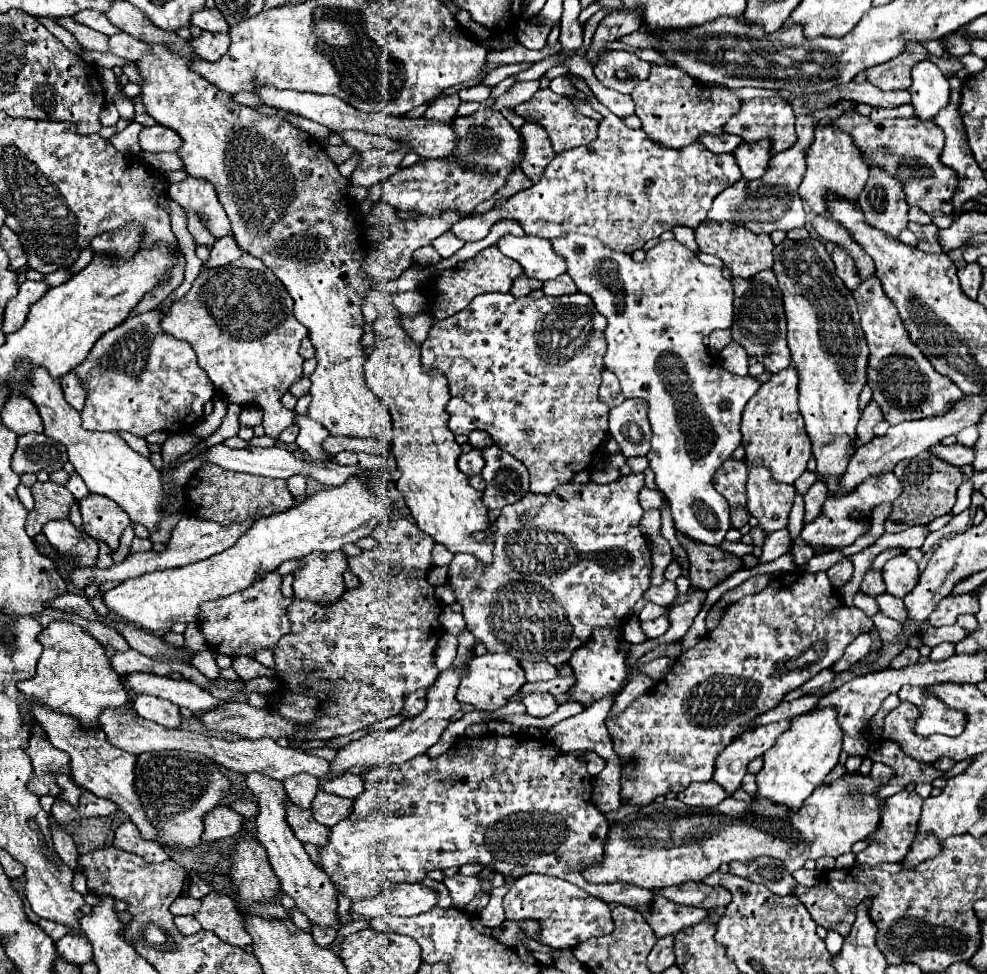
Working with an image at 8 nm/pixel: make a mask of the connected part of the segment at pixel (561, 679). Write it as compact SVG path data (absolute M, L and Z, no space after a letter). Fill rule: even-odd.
M556 676L556 678L546 680L546 682L524 684L524 686L520 688L520 692L518 692L512 700L520 700L522 696L534 694L534 692L548 692L548 694L552 694L552 696L558 696L558 694L568 692L568 688L572 688L572 676Z

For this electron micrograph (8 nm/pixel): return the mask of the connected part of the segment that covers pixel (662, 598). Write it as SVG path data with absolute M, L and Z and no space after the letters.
M666 580L660 586L650 586L650 590L642 598L648 602L656 602L660 606L668 606L676 598L676 584Z

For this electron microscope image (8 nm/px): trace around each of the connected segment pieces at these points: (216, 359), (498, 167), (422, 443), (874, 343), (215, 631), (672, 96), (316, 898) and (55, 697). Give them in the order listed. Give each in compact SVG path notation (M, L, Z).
M244 254L228 266L228 272L200 272L190 292L182 300L172 302L168 316L162 320L164 332L192 344L198 354L198 366L216 384L218 392L228 394L228 400L234 404L262 406L262 426L266 436L272 436L274 440L278 440L280 432L294 422L294 412L286 410L280 398L298 378L302 378L304 358L298 350L302 340L308 336L308 328L294 318L292 308L294 304L290 294L272 270L266 268L262 260Z
M480 108L476 114L466 118L454 118L454 128L458 134L456 158L468 162L472 170L462 170L446 160L426 160L424 164L414 164L410 168L398 170L384 180L384 200L394 210L418 212L418 214L440 214L448 208L460 208L464 216L472 214L474 208L488 200L500 190L508 176L512 174L514 160L520 158L522 140L512 124L490 108Z
M382 298L382 300L384 302L380 302L380 316L374 324L374 330L376 330L376 336L380 338L380 342L376 344L376 352L368 356L368 360L364 364L364 372L366 372L368 388L388 406L388 410L392 414L392 426L394 426L392 448L394 448L394 458L398 462L398 470L402 474L396 482L396 488L404 496L406 506L410 508L410 514L422 532L432 536L434 542L446 546L450 552L472 554L484 566L488 566L488 564L492 564L494 540L474 540L472 534L484 532L486 536L492 536L494 528L492 528L492 522L488 520L488 508L484 508L484 504L482 504L482 492L474 490L468 484L468 476L462 474L456 466L458 456L462 454L462 448L460 448L460 444L456 444L454 434L446 428L448 416L446 416L444 408L450 400L448 384L446 384L444 376L440 376L440 372L424 372L422 370L420 346L400 328L400 324L398 324L400 314L392 308L392 304L386 302L386 298Z
M878 278L864 280L856 290L862 330L870 348L868 358L868 384L872 388L872 400L882 408L888 424L900 424L906 420L922 420L940 416L952 408L964 392L946 376L940 376L930 360L910 342L904 324L896 312L896 306L888 300Z
M268 572L264 580L260 578L252 588L244 592L236 592L232 596L204 602L200 608L198 626L202 628L206 642L212 652L226 654L230 658L236 656L254 656L258 648L274 648L284 634L290 632L290 622L286 618L286 608L294 598L284 598L280 592L282 576L276 572Z
M652 66L648 80L640 82L630 98L636 104L636 116L642 120L642 130L654 140L668 148L684 148L696 142L704 134L724 134L722 126L728 116L740 110L742 100L728 90L704 86L674 66Z
M258 772L246 776L246 786L252 790L252 794L258 798L258 806L260 806L260 814L256 816L256 836L262 842L262 846L268 852L268 860L274 868L274 874L280 878L282 882L282 892L286 892L288 896L294 898L296 906L316 924L320 926L330 926L330 928L338 928L338 920L336 920L336 888L332 884L332 880L326 876L326 872L322 868L318 868L310 856L306 854L304 846L300 844L300 840L294 836L292 828L286 822L286 792L284 792L284 784L280 780L272 780L268 776L260 776Z
M64 622L48 624L48 628L42 628L38 640L44 650L40 656L36 676L18 684L18 690L28 698L30 706L32 706L32 700L38 698L40 702L44 702L46 706L50 706L56 712L74 714L84 728L100 728L100 724L98 724L100 712L104 708L120 708L128 700L126 690L120 686L120 676L110 668L104 646L98 640L92 640L92 636L88 636L88 632L84 632L84 628L80 628L76 624L64 624Z

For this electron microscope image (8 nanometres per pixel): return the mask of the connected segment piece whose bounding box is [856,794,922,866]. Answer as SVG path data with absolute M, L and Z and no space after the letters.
M894 794L886 798L882 806L880 828L870 836L874 842L856 856L856 864L876 866L882 862L902 860L908 854L908 848L912 848L912 840L916 838L916 824L920 820L920 808L922 808L922 798L918 794Z

